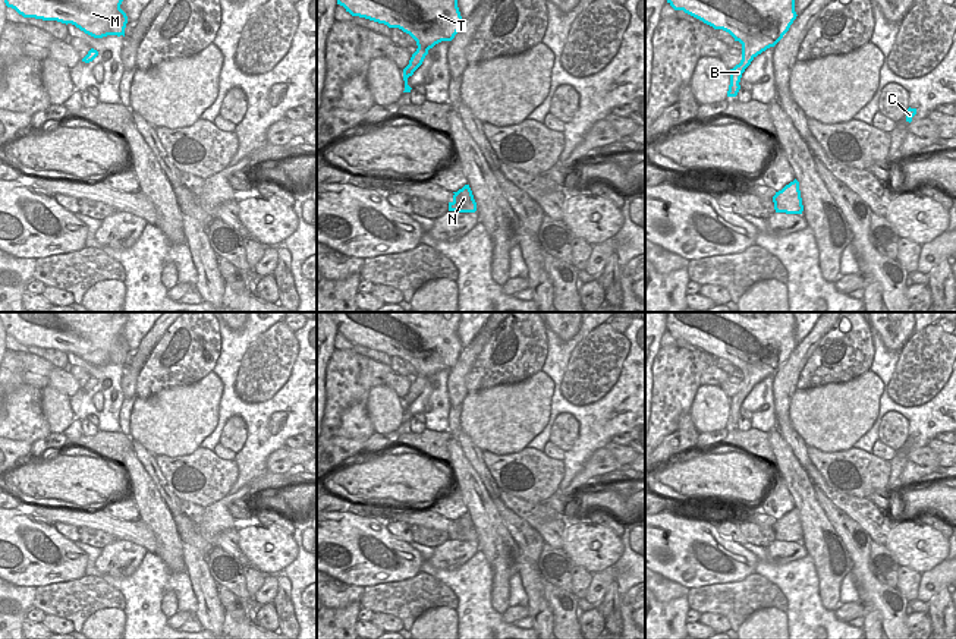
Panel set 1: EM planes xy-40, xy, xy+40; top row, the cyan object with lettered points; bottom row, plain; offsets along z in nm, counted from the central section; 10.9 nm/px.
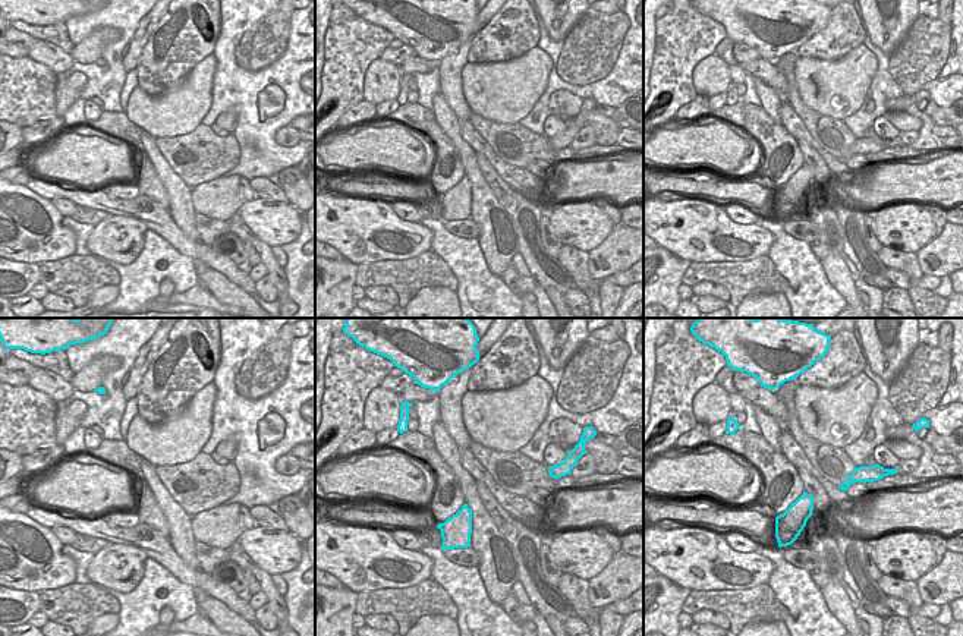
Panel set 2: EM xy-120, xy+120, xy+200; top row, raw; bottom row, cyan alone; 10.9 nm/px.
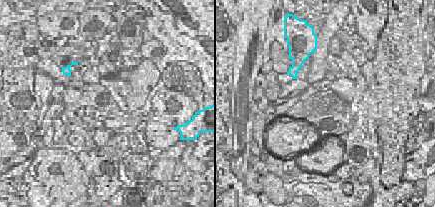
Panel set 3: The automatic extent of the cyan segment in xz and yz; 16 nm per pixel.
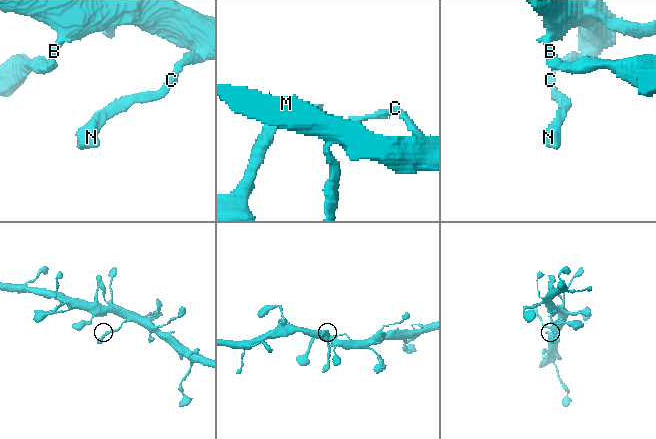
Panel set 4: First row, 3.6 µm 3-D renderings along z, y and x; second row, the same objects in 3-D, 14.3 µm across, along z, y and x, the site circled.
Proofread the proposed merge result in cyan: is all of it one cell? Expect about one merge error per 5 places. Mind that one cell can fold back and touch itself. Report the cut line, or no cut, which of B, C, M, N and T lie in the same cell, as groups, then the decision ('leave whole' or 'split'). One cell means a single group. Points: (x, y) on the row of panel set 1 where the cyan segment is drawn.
no cut | B C M N T | leave whole

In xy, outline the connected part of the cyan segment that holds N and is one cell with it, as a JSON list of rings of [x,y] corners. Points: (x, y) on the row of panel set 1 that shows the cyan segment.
[[[465,185],[462,189],[453,193],[455,193],[453,201],[449,202],[449,211],[457,211],[457,213],[475,213],[477,211],[477,202],[474,199],[469,185]]]

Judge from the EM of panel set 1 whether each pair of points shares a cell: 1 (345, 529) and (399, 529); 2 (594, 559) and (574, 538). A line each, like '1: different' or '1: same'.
1: different
2: same

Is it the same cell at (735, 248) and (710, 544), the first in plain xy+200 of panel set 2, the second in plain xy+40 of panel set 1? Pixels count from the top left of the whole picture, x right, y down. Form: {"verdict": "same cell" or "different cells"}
{"verdict": "same cell"}

